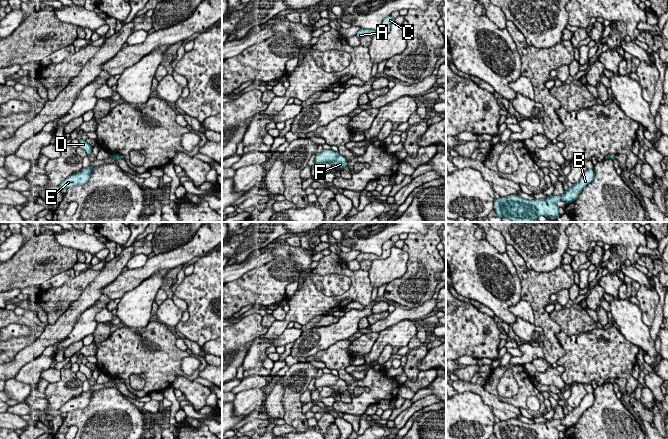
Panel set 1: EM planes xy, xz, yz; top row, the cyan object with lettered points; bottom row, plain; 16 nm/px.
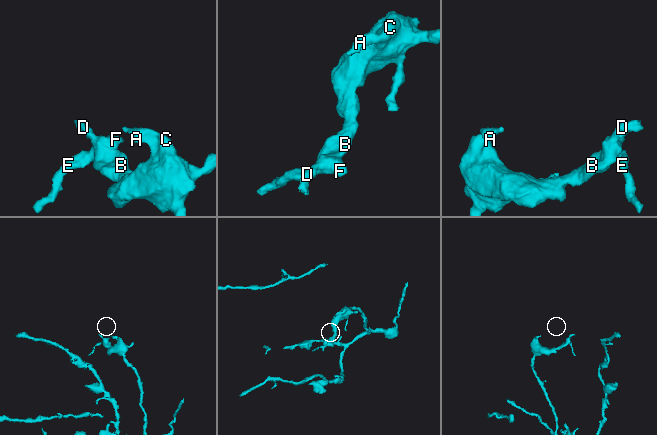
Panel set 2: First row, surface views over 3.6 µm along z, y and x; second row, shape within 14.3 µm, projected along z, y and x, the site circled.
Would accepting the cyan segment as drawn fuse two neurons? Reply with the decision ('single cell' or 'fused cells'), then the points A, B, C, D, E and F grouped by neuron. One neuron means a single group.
single cell | A B C D E F

